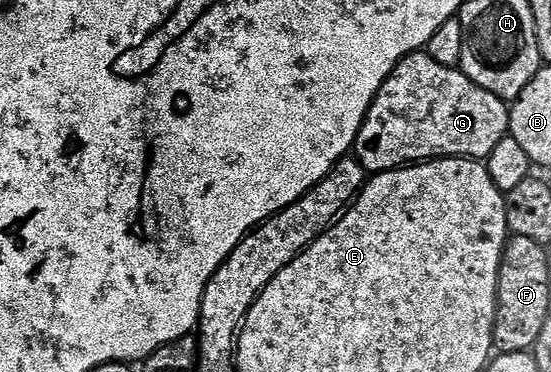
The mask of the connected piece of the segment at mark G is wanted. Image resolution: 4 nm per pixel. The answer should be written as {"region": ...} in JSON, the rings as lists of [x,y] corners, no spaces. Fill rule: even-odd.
{"region":[[[420,50],[406,56],[375,95],[375,101],[369,106],[365,122],[355,139],[353,155],[368,174],[391,172],[394,168],[440,158],[466,158],[483,162],[489,154],[493,154],[493,146],[509,135],[510,127],[508,101],[477,86],[477,82],[469,79],[459,68],[441,66],[441,62],[433,62],[426,51]]]}

